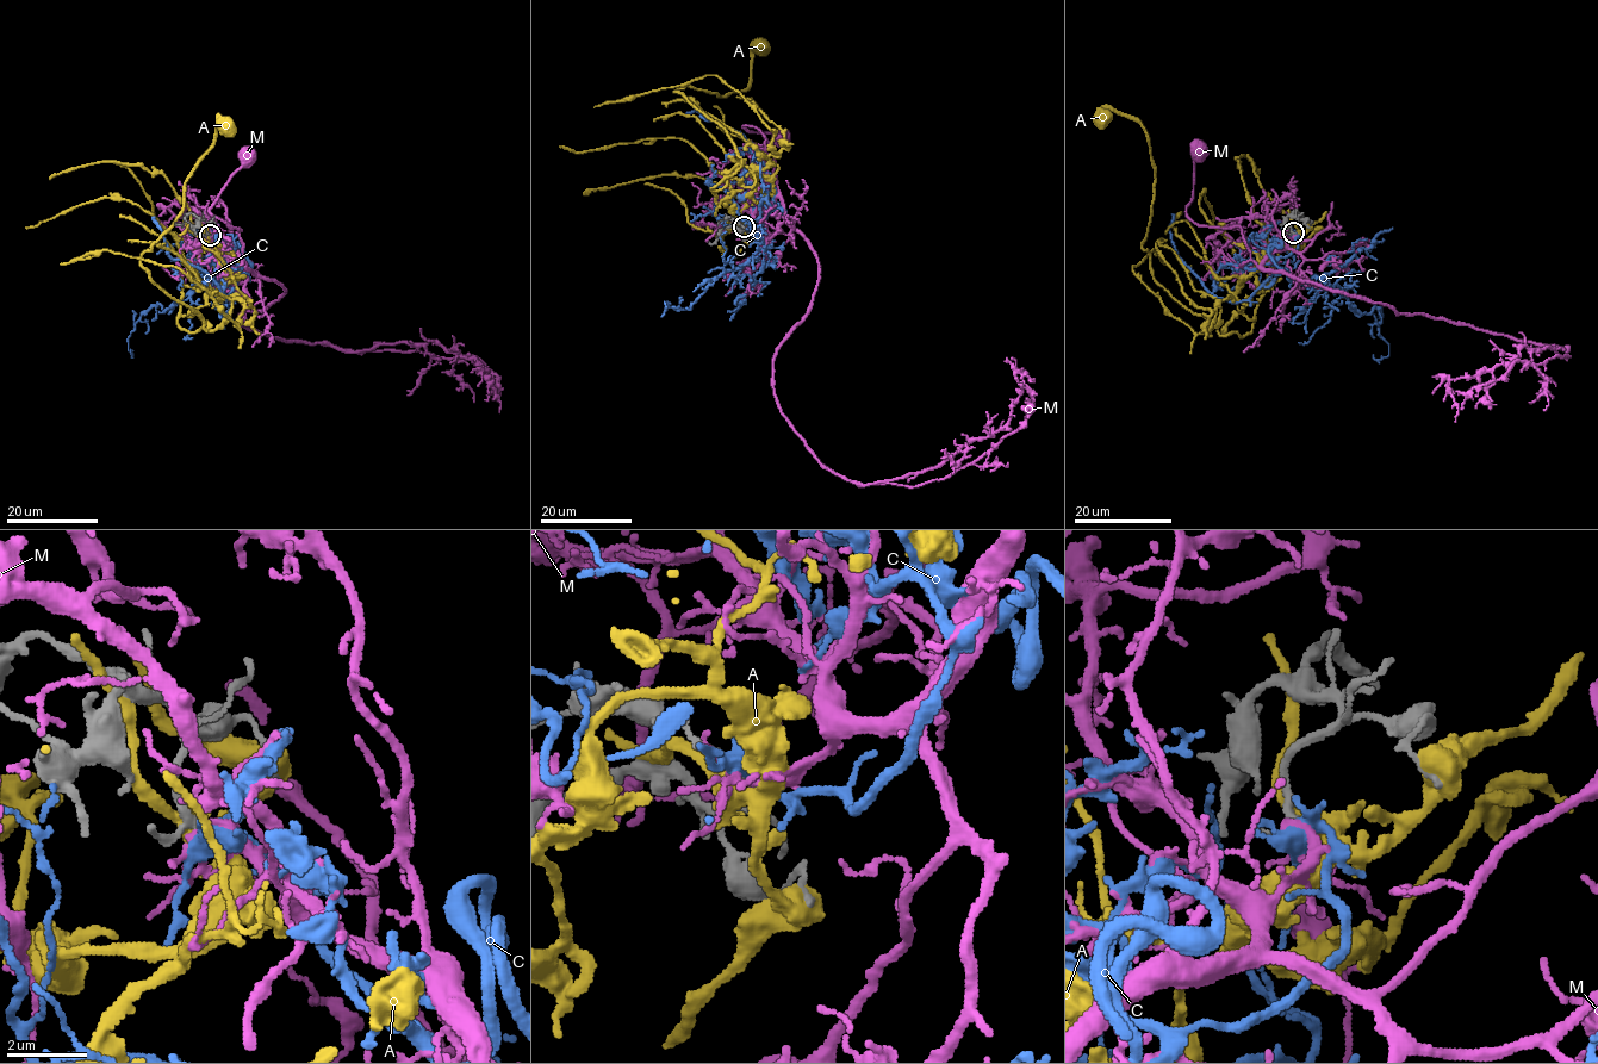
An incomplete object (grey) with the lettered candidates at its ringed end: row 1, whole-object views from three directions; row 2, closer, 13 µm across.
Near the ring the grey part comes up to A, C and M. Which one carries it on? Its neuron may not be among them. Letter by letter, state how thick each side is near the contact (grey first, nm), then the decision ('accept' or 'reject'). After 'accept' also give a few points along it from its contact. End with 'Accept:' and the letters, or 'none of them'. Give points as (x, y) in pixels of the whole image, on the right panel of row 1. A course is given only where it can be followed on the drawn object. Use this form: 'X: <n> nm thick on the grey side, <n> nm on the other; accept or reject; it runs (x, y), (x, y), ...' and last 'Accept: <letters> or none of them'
A: 200 nm thick on the grey side, 360 nm on the other; reject
C: 180 nm thick on the grey side, 420 nm on the other; accept; it runs (1293, 232), (1266, 286), (1284, 271), (1309, 288), (1336, 285), (1362, 312), (1379, 306), (1388, 354), (1373, 354)
M: 220 nm thick on the grey side, 110 nm on the other; reject
Accept: C

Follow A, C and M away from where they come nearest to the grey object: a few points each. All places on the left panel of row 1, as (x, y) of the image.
A: (209, 234), (182, 290), (190, 331), (207, 330), (201, 317), (141, 256), (227, 125)
C: (210, 234), (248, 271), (150, 305), (130, 349)
M: (207, 235), (232, 250), (246, 265), (241, 230), (215, 216), (210, 209), (248, 154)

